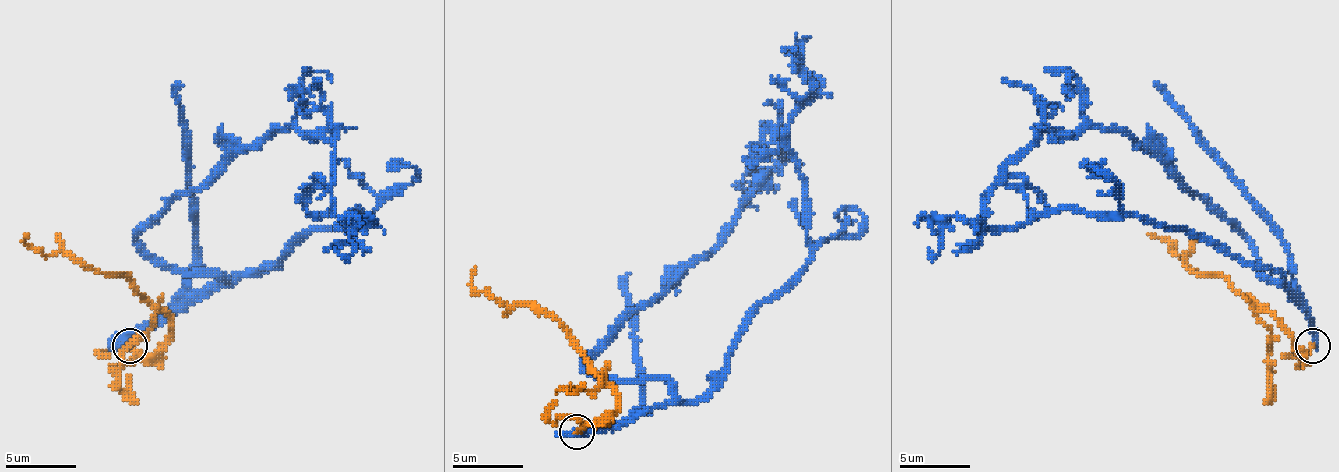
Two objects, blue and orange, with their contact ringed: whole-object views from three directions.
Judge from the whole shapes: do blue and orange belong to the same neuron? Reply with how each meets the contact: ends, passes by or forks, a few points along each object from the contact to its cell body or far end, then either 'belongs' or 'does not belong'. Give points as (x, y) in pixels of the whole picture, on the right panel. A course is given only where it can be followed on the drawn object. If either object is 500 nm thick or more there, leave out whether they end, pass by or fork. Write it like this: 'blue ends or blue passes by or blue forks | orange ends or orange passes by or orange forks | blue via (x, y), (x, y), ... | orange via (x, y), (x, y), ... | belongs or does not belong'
blue passes by | orange passes by | blue via (1313, 347), (1310, 318), (1260, 273), (1257, 251), (1123, 131), (1038, 135), (1006, 167), (1027, 209) | orange via (1313, 347), (1303, 354), (1274, 318), (1222, 276), (1200, 276), (1183, 251), (1179, 255), (1165, 241), (1147, 234) | belongs

